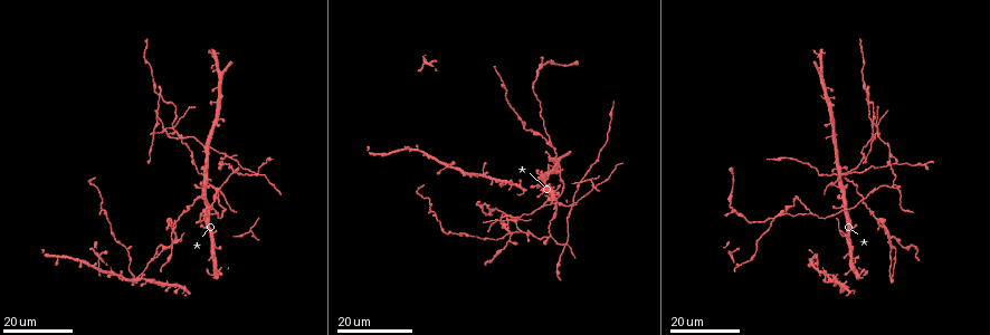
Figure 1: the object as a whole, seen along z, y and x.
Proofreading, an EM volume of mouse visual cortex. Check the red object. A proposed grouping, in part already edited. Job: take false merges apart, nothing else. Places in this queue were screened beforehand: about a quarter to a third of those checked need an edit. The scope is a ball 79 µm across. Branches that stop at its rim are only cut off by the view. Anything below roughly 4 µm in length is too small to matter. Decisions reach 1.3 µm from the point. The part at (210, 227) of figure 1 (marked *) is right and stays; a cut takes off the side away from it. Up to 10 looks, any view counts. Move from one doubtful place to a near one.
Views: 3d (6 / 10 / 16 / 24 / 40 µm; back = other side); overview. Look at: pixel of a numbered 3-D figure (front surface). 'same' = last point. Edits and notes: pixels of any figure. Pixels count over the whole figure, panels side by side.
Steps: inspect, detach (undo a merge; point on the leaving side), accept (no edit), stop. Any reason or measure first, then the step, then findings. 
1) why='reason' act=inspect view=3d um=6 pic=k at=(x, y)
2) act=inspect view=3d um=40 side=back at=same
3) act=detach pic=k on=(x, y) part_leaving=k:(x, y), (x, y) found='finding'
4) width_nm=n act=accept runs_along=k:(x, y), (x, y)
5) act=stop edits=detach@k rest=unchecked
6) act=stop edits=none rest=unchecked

act=inspect view=3d um=24 pic=1 at=(848, 230)

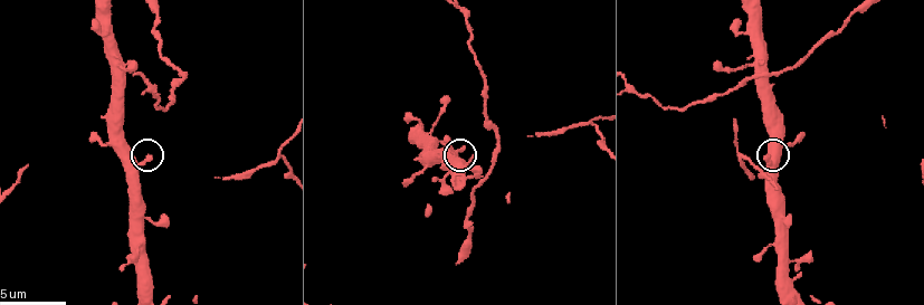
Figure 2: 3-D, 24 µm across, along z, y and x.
act=inspect view=3d um=6 pic=2 at=(144, 161)

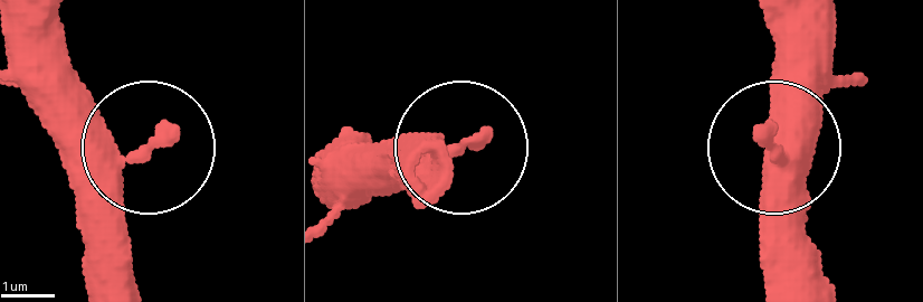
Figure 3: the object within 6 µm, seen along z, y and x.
width_nm=510 act=accept runs_along=3:(790, 73), (778, 153), (790, 283) found='one neuron here'

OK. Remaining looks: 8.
why='three arms meet' act=inspect view=3d um=10 pic=2 at=(119, 67)

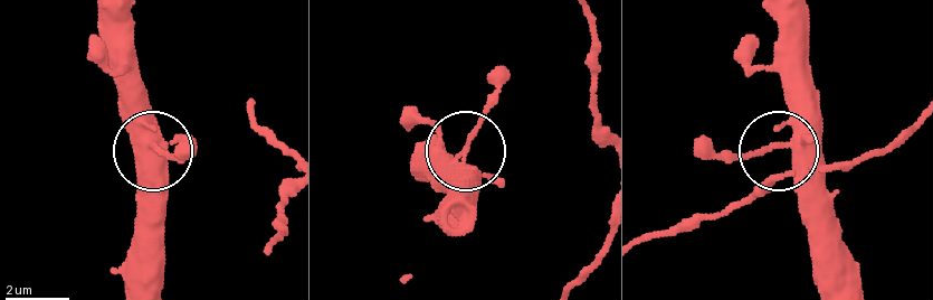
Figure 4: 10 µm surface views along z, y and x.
side_arm_um=52 act=accept runs_along=4:(820, 289), (805, 185), (786, 142), (797, 121), (797, 75) found='all the same neuron'

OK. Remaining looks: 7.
act=inspect view=3d um=16 pic=1 at=(549, 235)

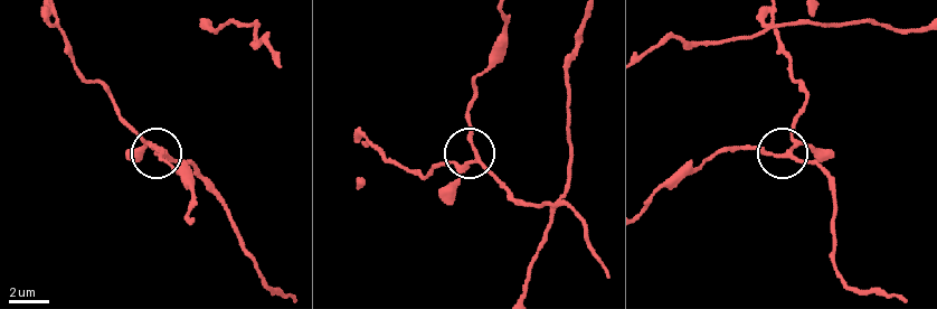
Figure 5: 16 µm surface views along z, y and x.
why='closer look' act=inspect view=3d um=6 pic=5 at=(472, 160)

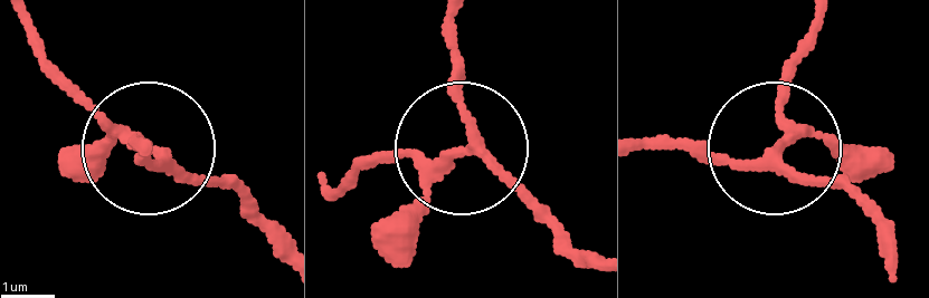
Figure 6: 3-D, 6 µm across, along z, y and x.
why='other side' act=inspect view=3d um=6 side=back pic=6 at=(156, 150)

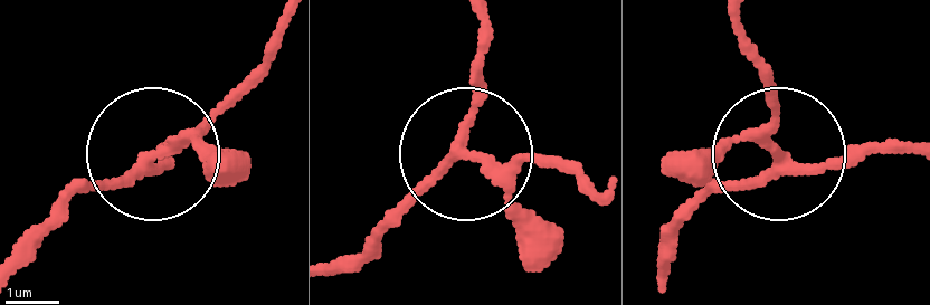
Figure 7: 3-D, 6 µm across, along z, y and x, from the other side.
arms=4 act=accept runs_along=7:(905, 149), (776, 158), (670, 225) found='continuous, no second neuron'

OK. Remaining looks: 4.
why='thin arm on a thick one' act=inspect view=3d um=24 pic=1 at=(172, 126)

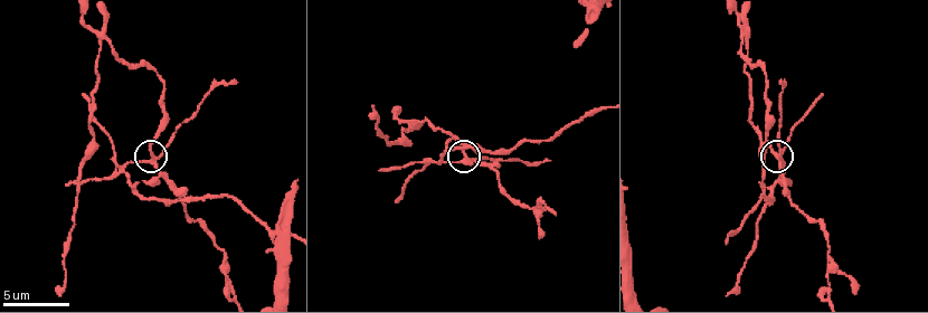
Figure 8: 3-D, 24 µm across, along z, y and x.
why='zoom in' act=inspect view=3d um=6 pic=8 at=(783, 162)

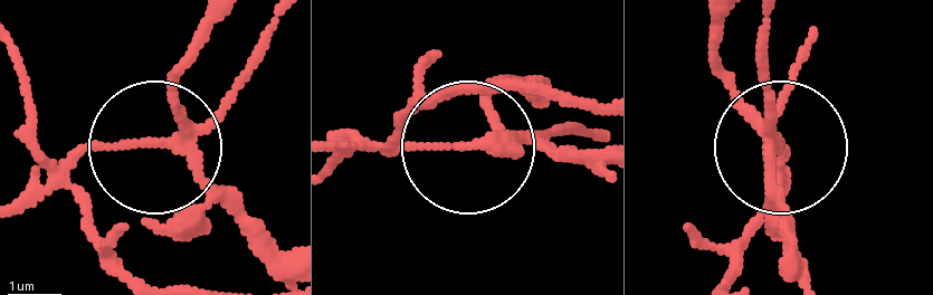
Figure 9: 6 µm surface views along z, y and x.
width_nm=180 act=detach pic=9 on=(235, 86) part_leaving=9:(180, 143), (105, 143), (78, 170), (118, 264), (159, 285) found='a second neuron is stuck on'

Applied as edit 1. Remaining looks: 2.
act=stop edits=detach@9 rest=unchecked

